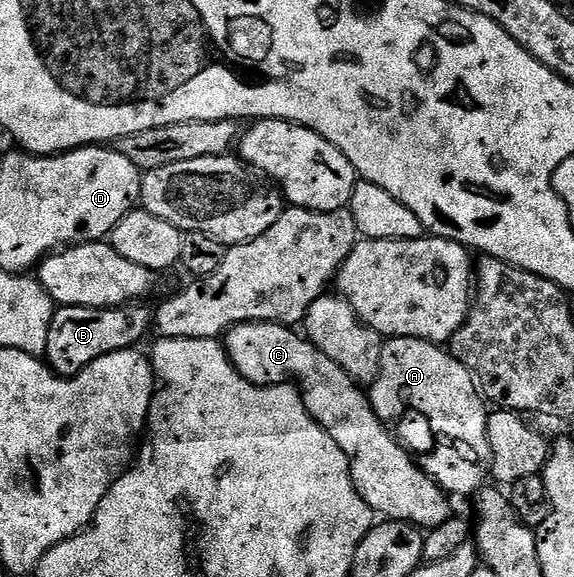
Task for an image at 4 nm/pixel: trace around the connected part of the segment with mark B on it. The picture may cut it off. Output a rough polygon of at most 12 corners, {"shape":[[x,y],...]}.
{"shape":[[60,307],[46,363],[73,377],[153,328],[152,309]]}

